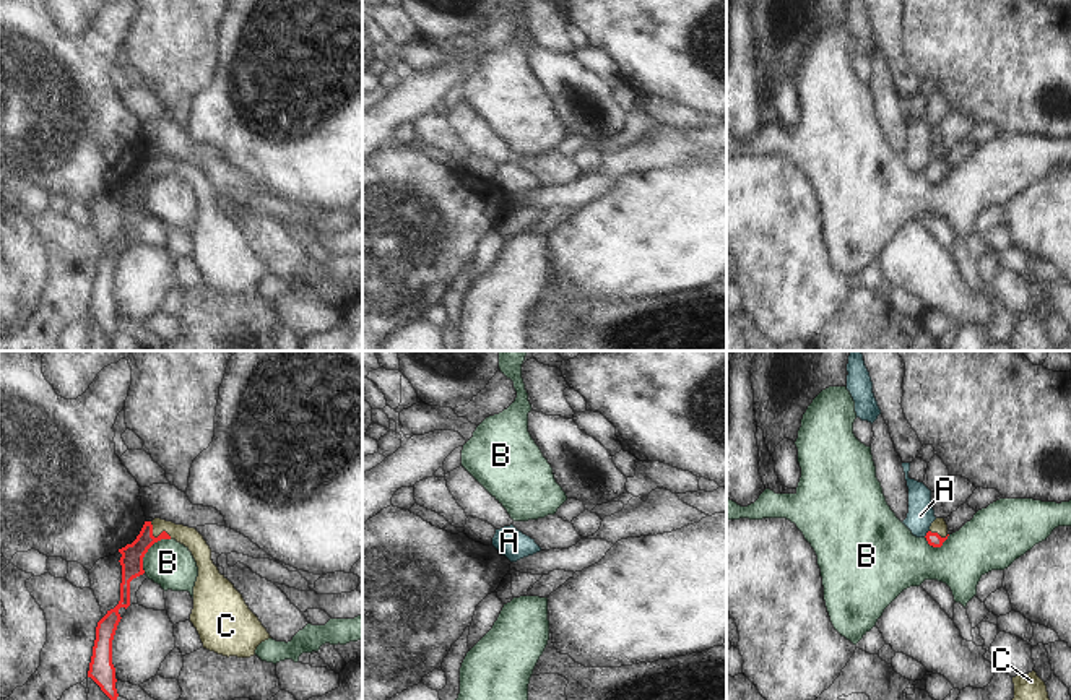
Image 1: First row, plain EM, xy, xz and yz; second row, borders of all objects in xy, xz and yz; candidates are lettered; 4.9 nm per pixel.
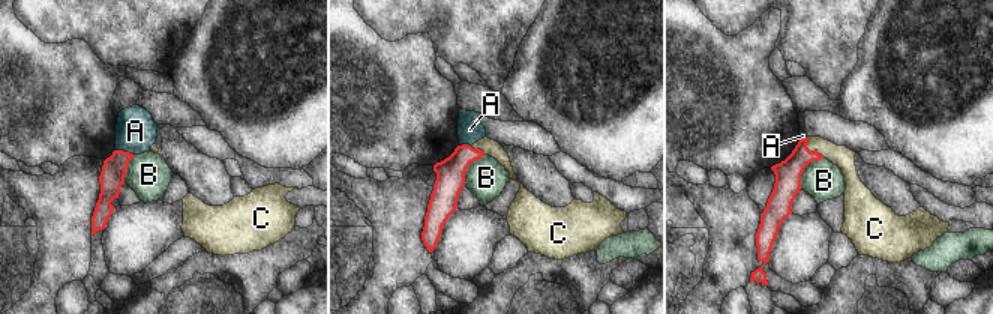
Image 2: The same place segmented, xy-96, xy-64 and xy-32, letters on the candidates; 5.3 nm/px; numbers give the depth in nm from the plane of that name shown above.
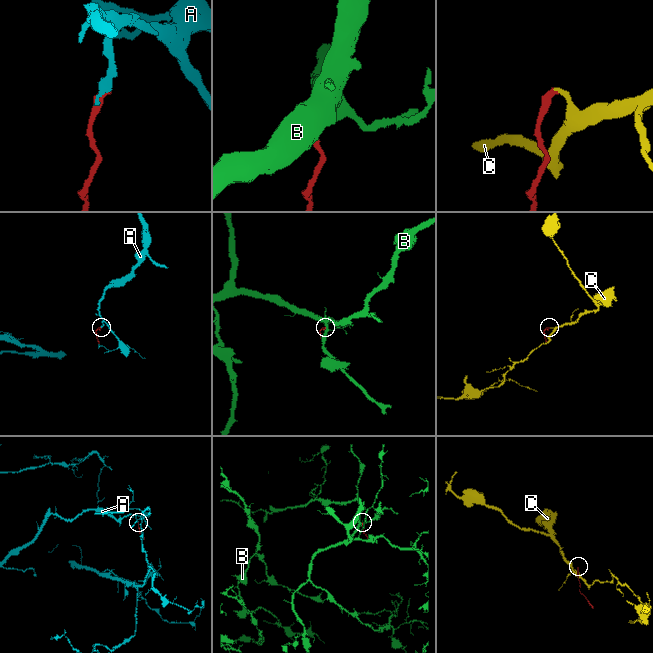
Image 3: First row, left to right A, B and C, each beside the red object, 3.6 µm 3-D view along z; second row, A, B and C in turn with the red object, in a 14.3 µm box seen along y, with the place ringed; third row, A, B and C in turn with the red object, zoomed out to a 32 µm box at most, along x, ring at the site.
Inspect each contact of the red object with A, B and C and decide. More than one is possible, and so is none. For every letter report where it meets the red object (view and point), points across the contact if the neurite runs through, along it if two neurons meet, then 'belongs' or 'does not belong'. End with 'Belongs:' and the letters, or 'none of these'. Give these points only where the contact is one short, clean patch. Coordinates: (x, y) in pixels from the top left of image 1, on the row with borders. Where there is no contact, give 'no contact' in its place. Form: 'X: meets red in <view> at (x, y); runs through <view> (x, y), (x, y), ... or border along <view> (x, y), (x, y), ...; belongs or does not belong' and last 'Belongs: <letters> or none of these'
A: meets red in yz at (927, 533); border along yz (928, 530), (923, 536); does not belong
B: meets red in xy at (147, 551); border along xy (169, 538), (158, 540), (148, 549), (143, 557), (143, 572); does not belong
C: meets red in xy at (158, 536); runs through xy (132, 554), (150, 536), (158, 536), (179, 531), (190, 538); belongs
Belongs: C

